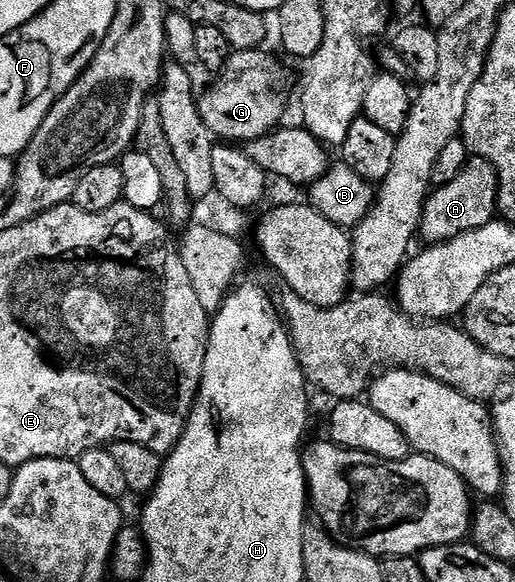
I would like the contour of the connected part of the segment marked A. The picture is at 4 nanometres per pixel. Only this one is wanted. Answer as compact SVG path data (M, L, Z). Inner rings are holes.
M476 156L470 157L469 161L466 162L465 167L461 169L461 174L459 176L455 176L455 180L451 180L447 184L443 184L442 186L436 187L430 193L429 197L425 199L425 214L421 218L421 228L419 231L420 241L425 241L425 244L436 244L438 242L446 242L447 240L451 240L455 236L459 236L463 232L471 232L475 228L483 228L483 224L487 224L488 222L494 221L495 215L497 214L497 169L494 168L491 163L487 160L483 160L482 158L478 158Z

